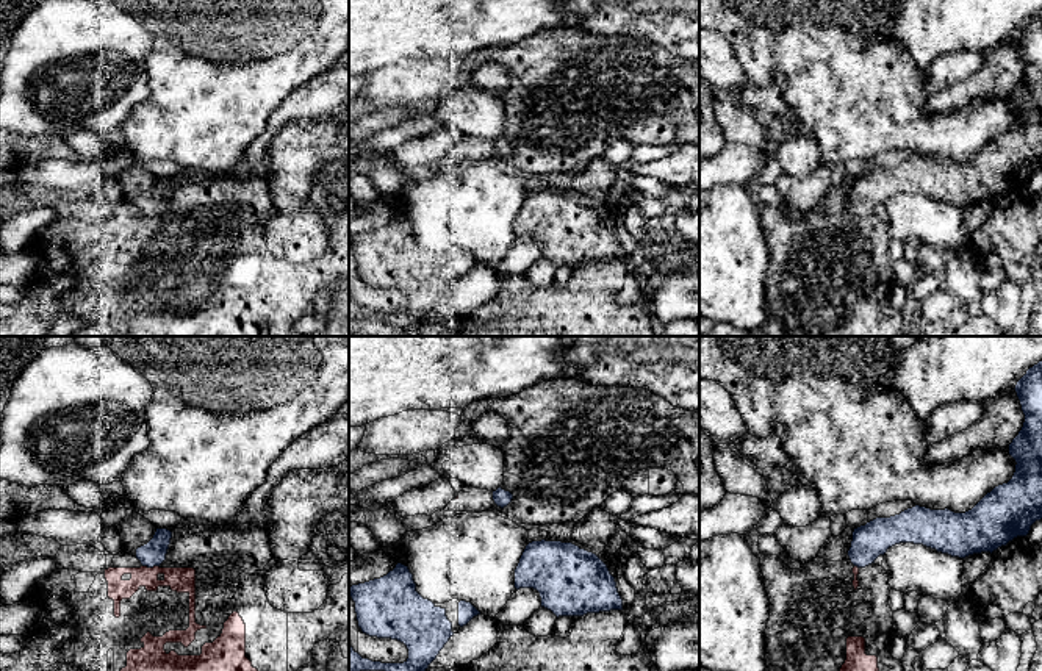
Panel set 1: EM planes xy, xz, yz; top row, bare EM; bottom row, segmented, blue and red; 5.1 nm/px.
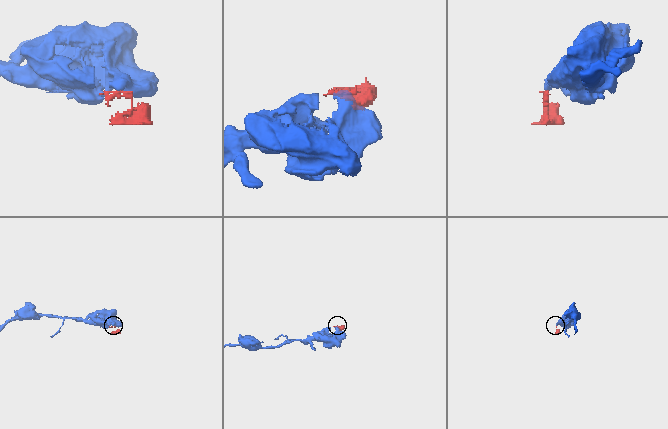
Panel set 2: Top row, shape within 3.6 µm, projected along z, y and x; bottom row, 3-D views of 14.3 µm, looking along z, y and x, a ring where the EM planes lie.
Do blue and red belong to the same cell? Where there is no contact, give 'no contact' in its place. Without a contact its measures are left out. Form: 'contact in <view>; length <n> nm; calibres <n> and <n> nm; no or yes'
contact in xy; length 90 nm; calibres 130 and 130 nm; no

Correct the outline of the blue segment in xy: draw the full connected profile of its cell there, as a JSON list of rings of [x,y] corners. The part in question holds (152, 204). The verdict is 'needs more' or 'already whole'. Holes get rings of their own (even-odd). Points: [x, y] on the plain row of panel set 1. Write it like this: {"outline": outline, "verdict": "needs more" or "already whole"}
{"outline": [[[156,178],[153,188],[136,199],[136,208],[142,216],[160,216],[166,210],[166,203],[171,194],[172,181],[167,178]]], "verdict": "already whole"}

